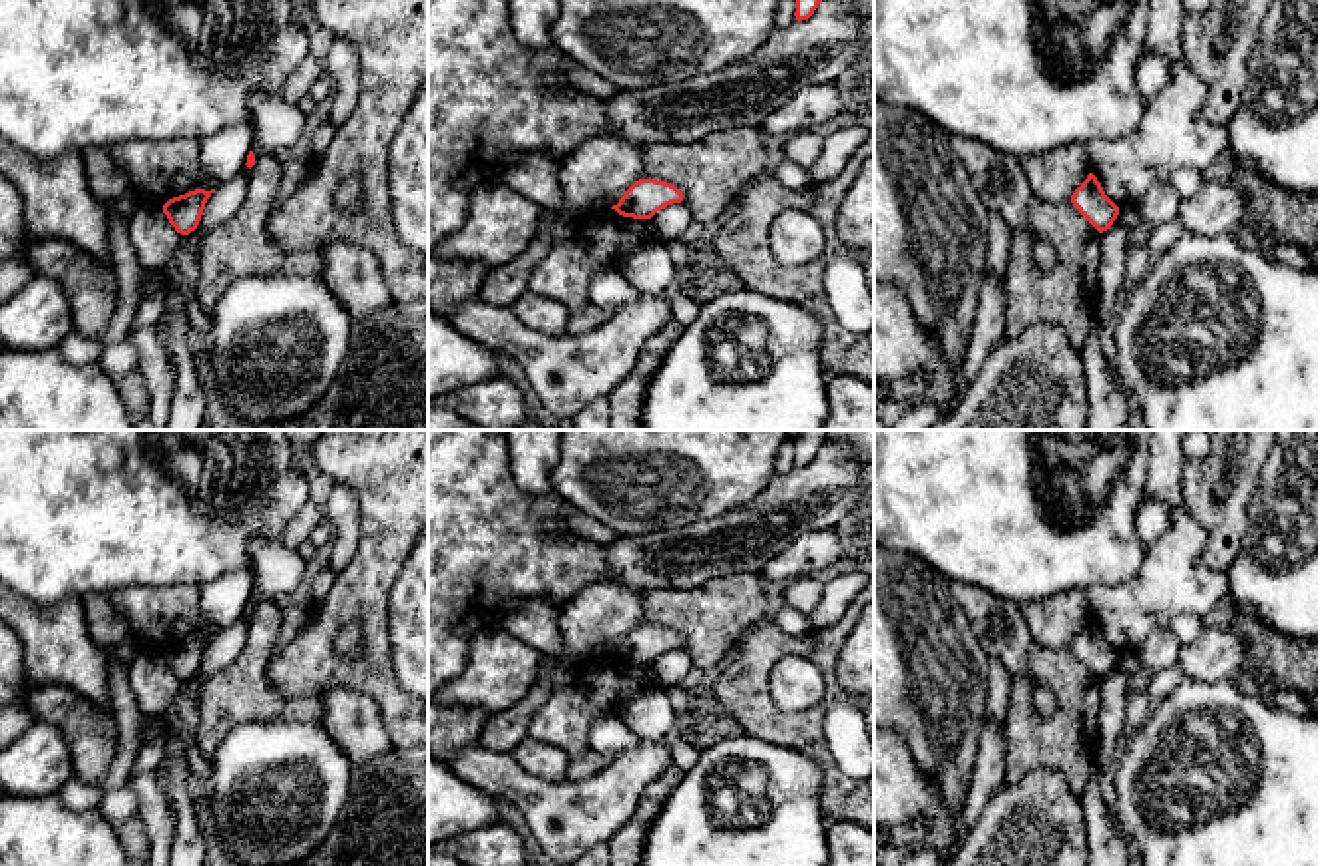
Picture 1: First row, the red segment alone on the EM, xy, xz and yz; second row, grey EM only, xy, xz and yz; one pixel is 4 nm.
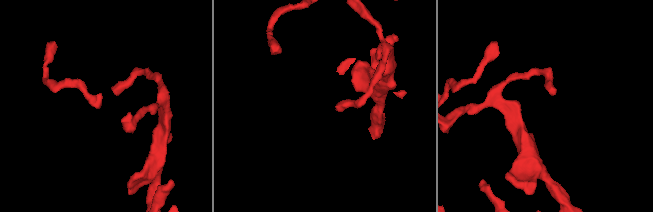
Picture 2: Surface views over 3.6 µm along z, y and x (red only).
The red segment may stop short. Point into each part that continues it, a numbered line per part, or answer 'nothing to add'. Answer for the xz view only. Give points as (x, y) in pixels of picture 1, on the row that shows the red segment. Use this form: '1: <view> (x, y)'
nothing to add

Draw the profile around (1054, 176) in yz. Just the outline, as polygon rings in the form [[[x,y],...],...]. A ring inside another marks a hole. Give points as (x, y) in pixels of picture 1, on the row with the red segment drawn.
[[[1063,145],[1023,161],[1031,193],[1043,203],[1067,203],[1087,179],[1089,159],[1085,145]]]

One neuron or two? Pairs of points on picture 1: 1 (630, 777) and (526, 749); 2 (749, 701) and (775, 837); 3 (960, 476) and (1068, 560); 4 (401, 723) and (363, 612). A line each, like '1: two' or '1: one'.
1: two
2: two
3: one
4: one

